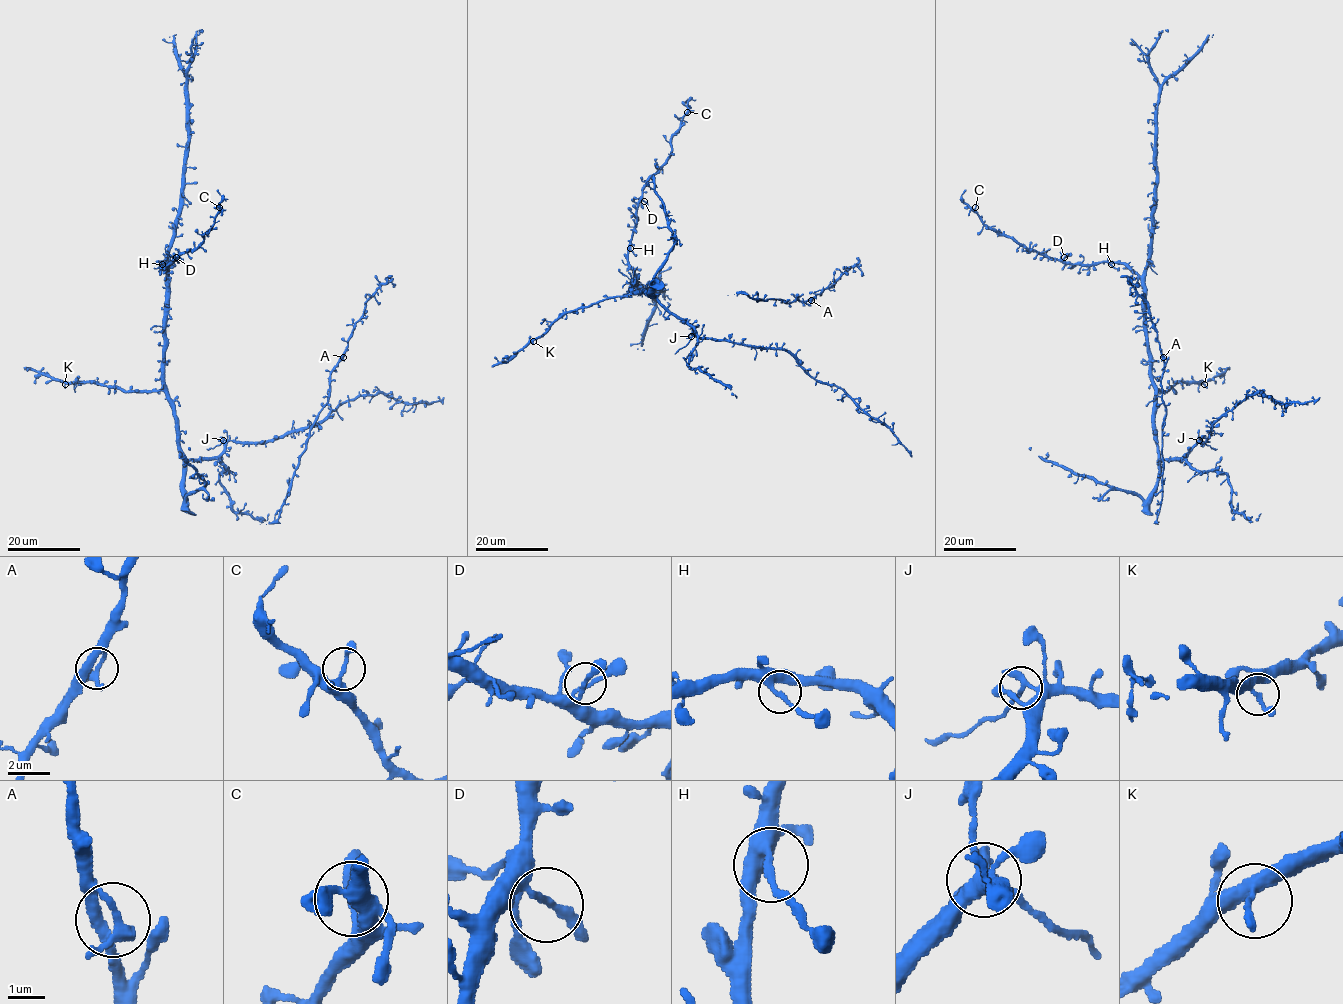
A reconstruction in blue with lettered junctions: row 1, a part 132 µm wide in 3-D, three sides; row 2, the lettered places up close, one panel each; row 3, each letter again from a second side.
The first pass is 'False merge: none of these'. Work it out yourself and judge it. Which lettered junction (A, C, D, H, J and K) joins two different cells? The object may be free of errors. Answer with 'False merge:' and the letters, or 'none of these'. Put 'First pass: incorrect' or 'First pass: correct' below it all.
False merge: J
First pass: incorrect

